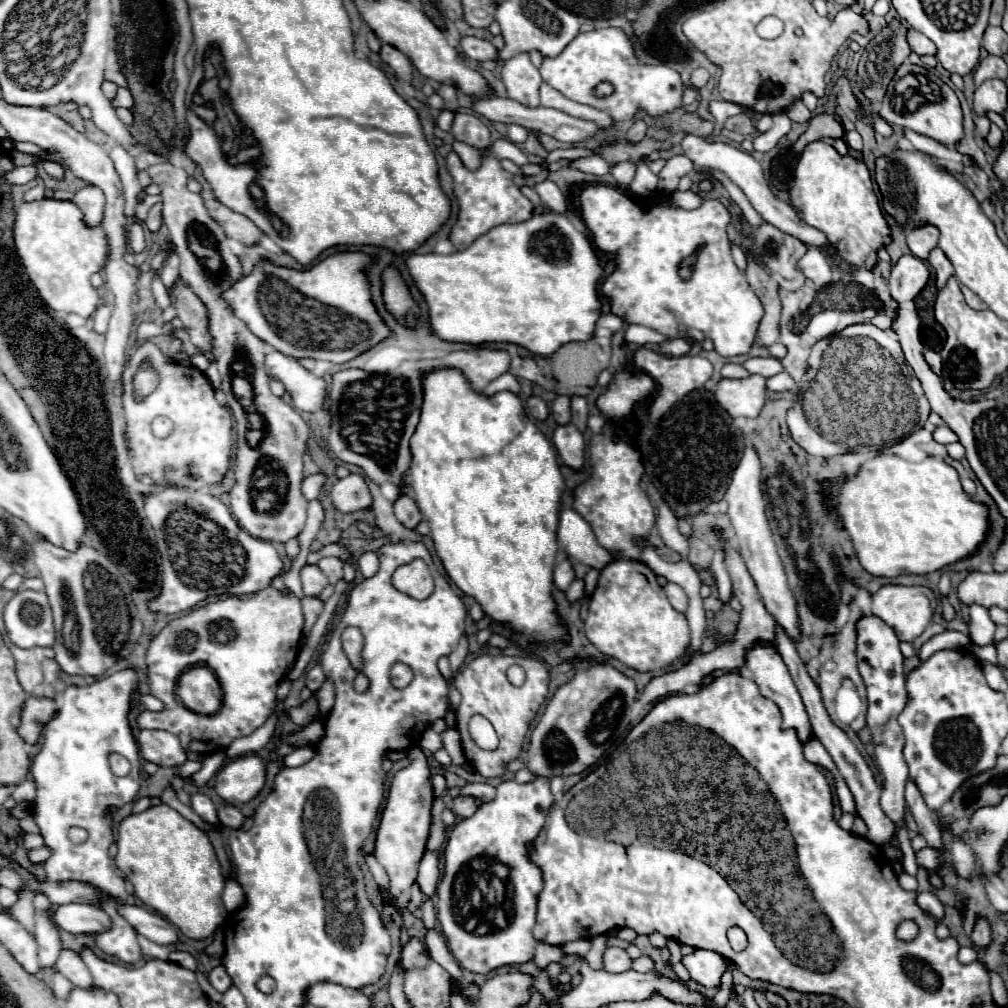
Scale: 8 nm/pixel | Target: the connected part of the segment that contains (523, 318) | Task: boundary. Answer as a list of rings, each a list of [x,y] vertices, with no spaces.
[[[522,186],[520,192],[536,204],[536,212],[534,212],[534,216],[530,220],[526,220],[522,224],[512,224],[512,226],[496,226],[490,232],[486,232],[484,236],[480,236],[474,244],[470,244],[470,248],[454,252],[454,254],[446,254],[446,256],[444,254],[434,254],[434,252],[432,254],[410,254],[404,260],[404,264],[406,264],[414,284],[418,286],[418,290],[420,290],[420,294],[422,294],[422,298],[424,298],[424,302],[427,304],[430,330],[440,340],[472,344],[472,346],[492,344],[492,342],[498,342],[498,344],[518,344],[518,346],[530,350],[534,354],[548,356],[548,354],[554,354],[560,346],[564,346],[568,342],[592,338],[594,324],[600,318],[600,298],[598,298],[598,292],[596,292],[596,284],[598,284],[598,278],[602,274],[602,264],[598,260],[598,254],[596,254],[594,246],[590,244],[588,236],[582,234],[578,228],[574,228],[572,222],[566,216],[556,216],[556,214],[552,214],[548,208],[544,208],[540,204],[540,198],[538,198],[538,194],[534,192],[532,186]]]

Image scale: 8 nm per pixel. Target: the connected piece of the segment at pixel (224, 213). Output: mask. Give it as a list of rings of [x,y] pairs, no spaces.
[[[196,172],[194,176],[202,184],[200,196],[202,196],[202,200],[204,200],[206,208],[208,208],[210,216],[220,224],[220,228],[226,232],[226,236],[230,236],[230,238],[234,238],[234,240],[238,240],[238,242],[242,242],[246,246],[256,244],[260,240],[260,236],[262,236],[262,230],[250,218],[246,218],[242,214],[236,214],[230,208],[226,208],[224,204],[220,204],[214,198],[212,188],[208,186],[208,182],[202,178],[200,172]]]

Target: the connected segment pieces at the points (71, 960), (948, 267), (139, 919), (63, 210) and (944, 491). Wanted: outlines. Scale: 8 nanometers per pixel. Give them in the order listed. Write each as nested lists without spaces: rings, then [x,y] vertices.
[[[62,950],[60,958],[56,962],[56,970],[64,974],[76,988],[94,988],[94,980],[90,976],[90,970],[82,962],[78,954],[72,950]]]
[[[936,248],[936,250],[932,250],[932,252],[930,252],[928,262],[930,262],[930,266],[934,268],[936,288],[938,288],[938,290],[942,290],[942,288],[944,288],[944,284],[946,284],[946,280],[954,274],[954,268],[952,268],[952,264],[948,262],[948,258],[944,256],[944,252],[942,252],[940,248]]]
[[[124,904],[124,906],[120,906],[120,914],[142,936],[146,936],[148,940],[152,940],[156,944],[178,944],[180,942],[176,928],[166,918],[162,918],[156,912],[148,912],[142,906],[128,906],[128,904]]]
[[[44,198],[40,202],[24,202],[16,208],[14,242],[26,274],[52,310],[76,312],[84,318],[92,316],[98,306],[98,294],[90,284],[90,276],[106,266],[104,258],[110,254],[106,234],[100,226],[88,228],[76,204]]]
[[[894,454],[870,458],[858,472],[840,482],[820,484],[830,514],[850,534],[862,568],[872,576],[928,574],[972,554],[986,536],[988,512],[984,504],[964,494],[952,466],[940,458],[910,462]]]

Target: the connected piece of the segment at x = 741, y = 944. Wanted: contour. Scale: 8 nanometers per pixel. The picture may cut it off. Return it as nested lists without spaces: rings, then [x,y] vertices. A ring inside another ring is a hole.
[[[734,926],[734,928],[728,930],[728,940],[730,940],[730,946],[732,946],[736,952],[742,952],[742,950],[746,948],[746,944],[748,944],[744,930],[738,928],[738,926]]]

